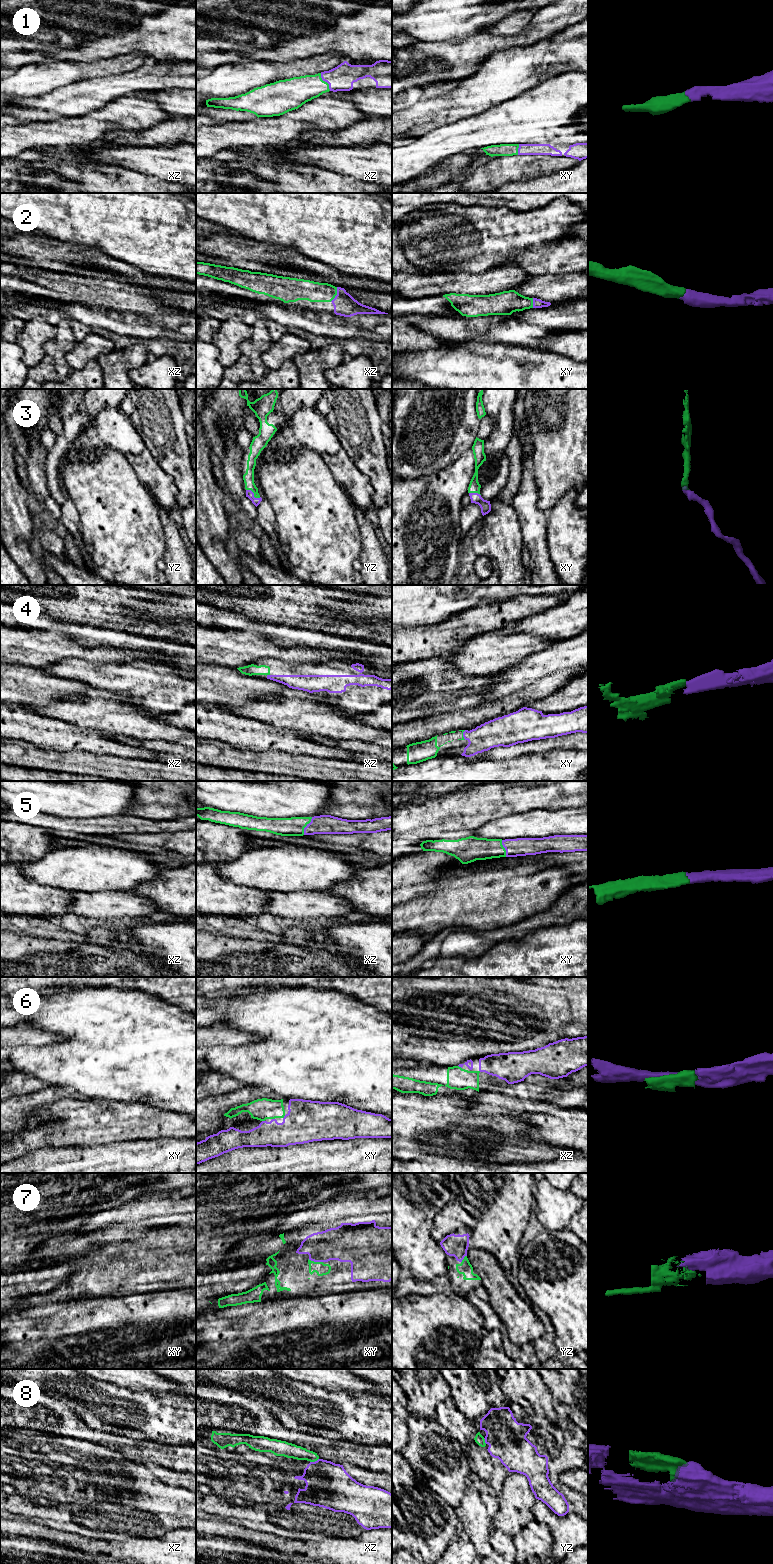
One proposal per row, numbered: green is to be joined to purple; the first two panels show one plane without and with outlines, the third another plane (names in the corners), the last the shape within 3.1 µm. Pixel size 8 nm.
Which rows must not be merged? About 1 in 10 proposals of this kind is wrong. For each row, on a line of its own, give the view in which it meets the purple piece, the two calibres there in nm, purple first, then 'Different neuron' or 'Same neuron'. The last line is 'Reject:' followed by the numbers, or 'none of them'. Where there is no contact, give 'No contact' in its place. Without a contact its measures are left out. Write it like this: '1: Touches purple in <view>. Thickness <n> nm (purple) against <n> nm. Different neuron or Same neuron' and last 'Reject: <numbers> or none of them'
1: Touches purple in xz. Thickness 200 nm (purple) against 240 nm. Same neuron
2: Touches purple in xz. Thickness 180 nm (purple) against 160 nm. Same neuron
3: Touches purple in yz. Thickness 60 nm (purple) against 90 nm. Same neuron
4: Touches purple in xz. Thickness 110 nm (purple) against 90 nm. Same neuron
5: Touches purple in xz. Thickness 160 nm (purple) against 160 nm. Same neuron
6: Touches purple in xz. Thickness 60 nm (purple) against 180 nm. Same neuron
7: Touches purple in xy. Thickness 260 nm (purple) against 100 nm. Same neuron
8: Touches purple in xz. Thickness 360 nm (purple) against 120 nm. Same neuron
Reject: none of them

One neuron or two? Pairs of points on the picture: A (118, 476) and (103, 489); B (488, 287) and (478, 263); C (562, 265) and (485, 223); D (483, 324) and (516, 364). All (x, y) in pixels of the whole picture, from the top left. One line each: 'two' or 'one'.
A: one
B: two
C: one
D: two

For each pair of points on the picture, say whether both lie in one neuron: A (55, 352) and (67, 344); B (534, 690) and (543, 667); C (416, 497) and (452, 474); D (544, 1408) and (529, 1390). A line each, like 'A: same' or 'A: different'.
A: same
B: different
C: same
D: same

